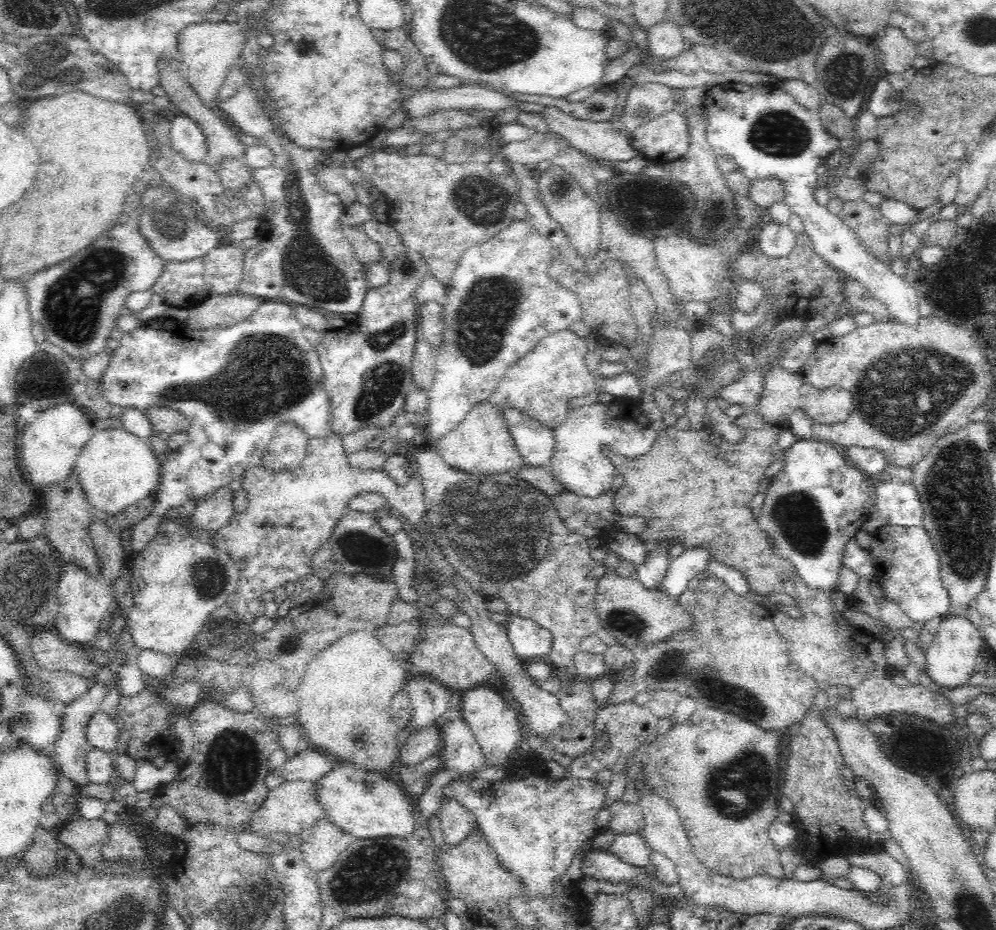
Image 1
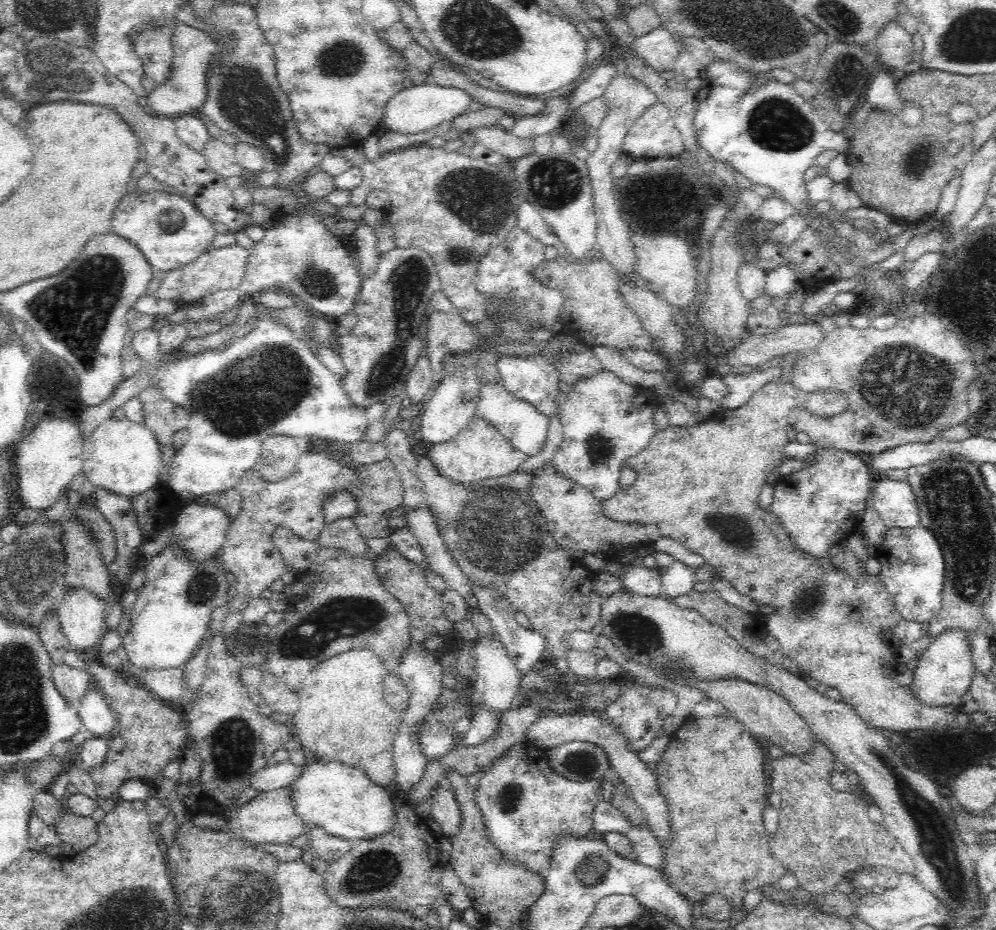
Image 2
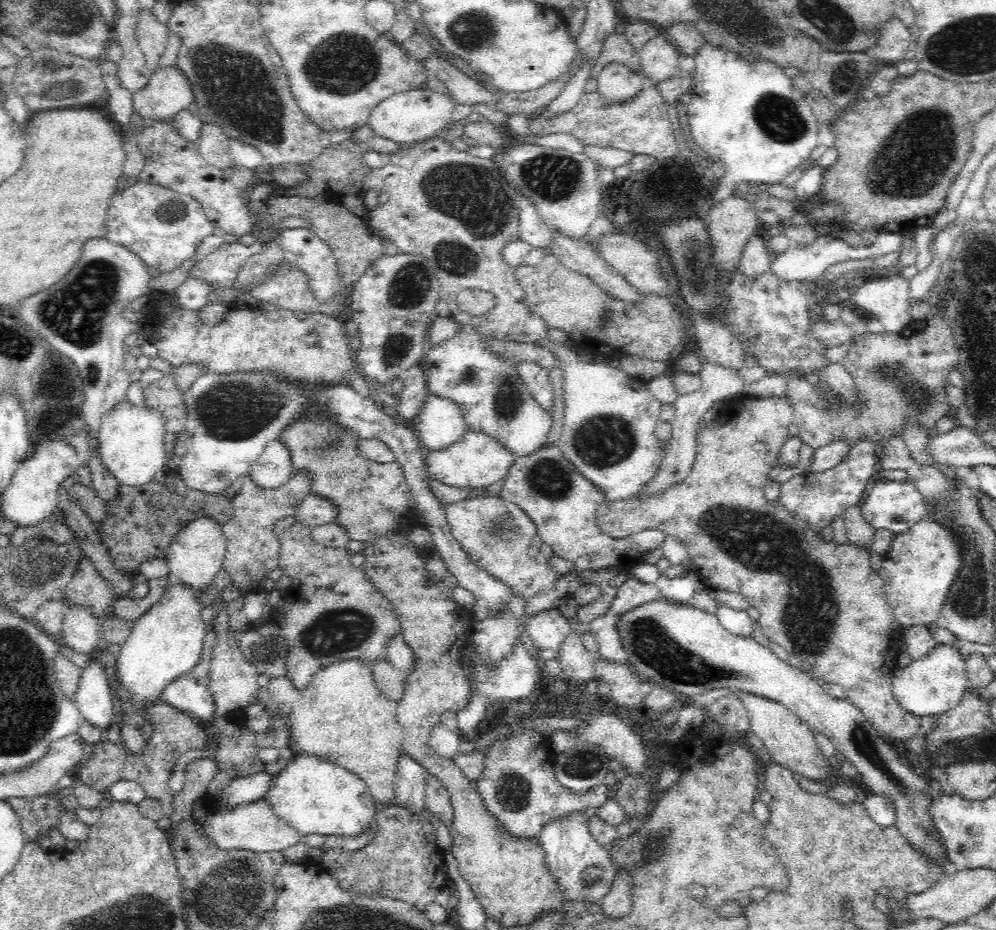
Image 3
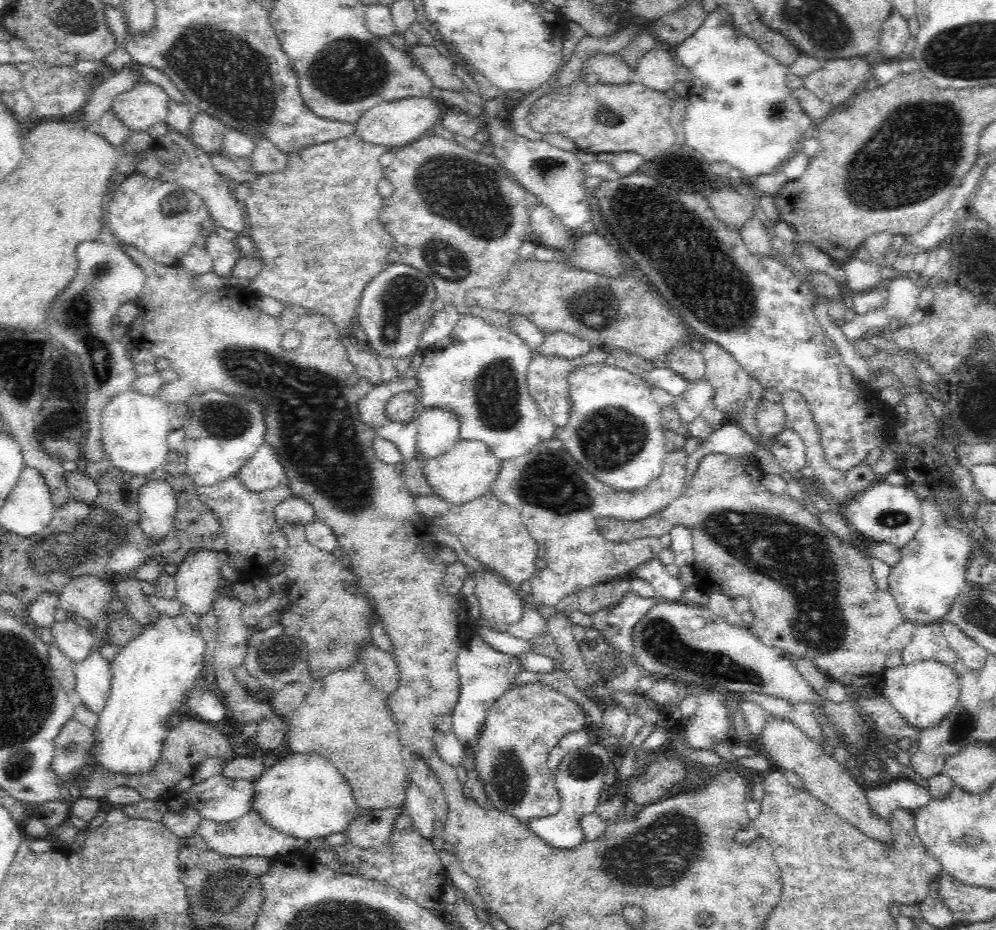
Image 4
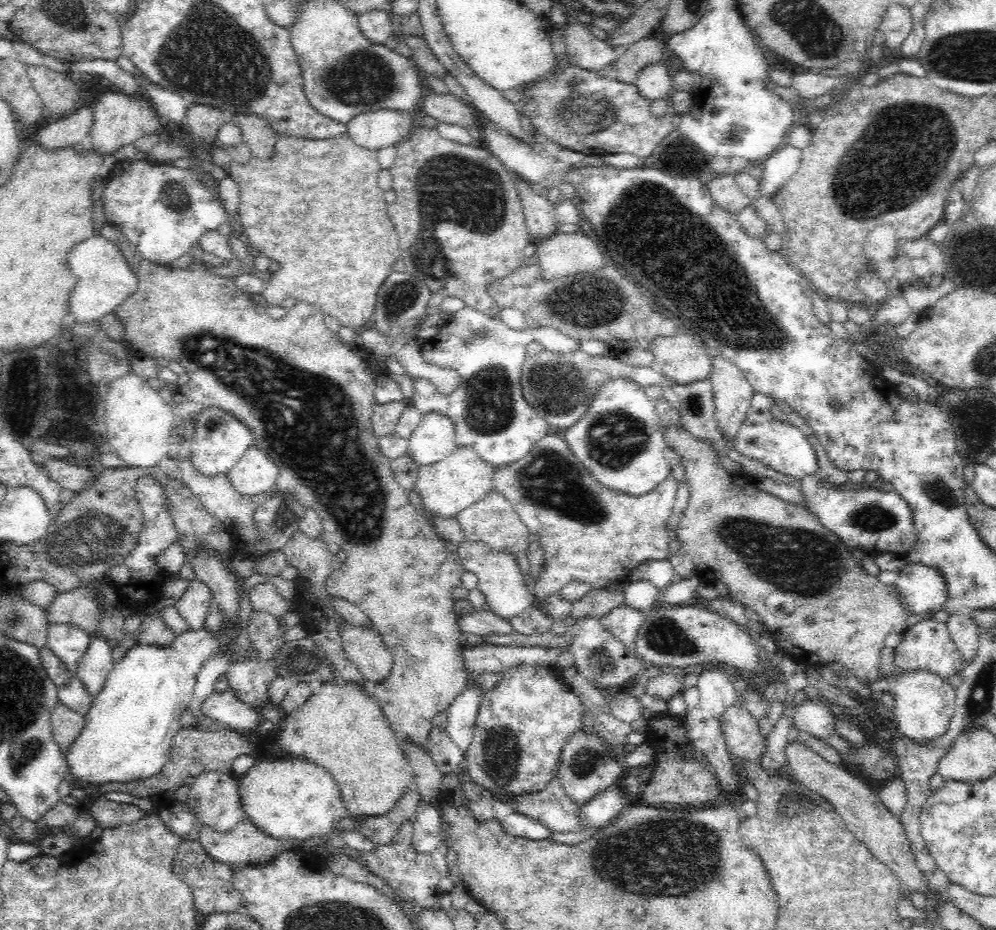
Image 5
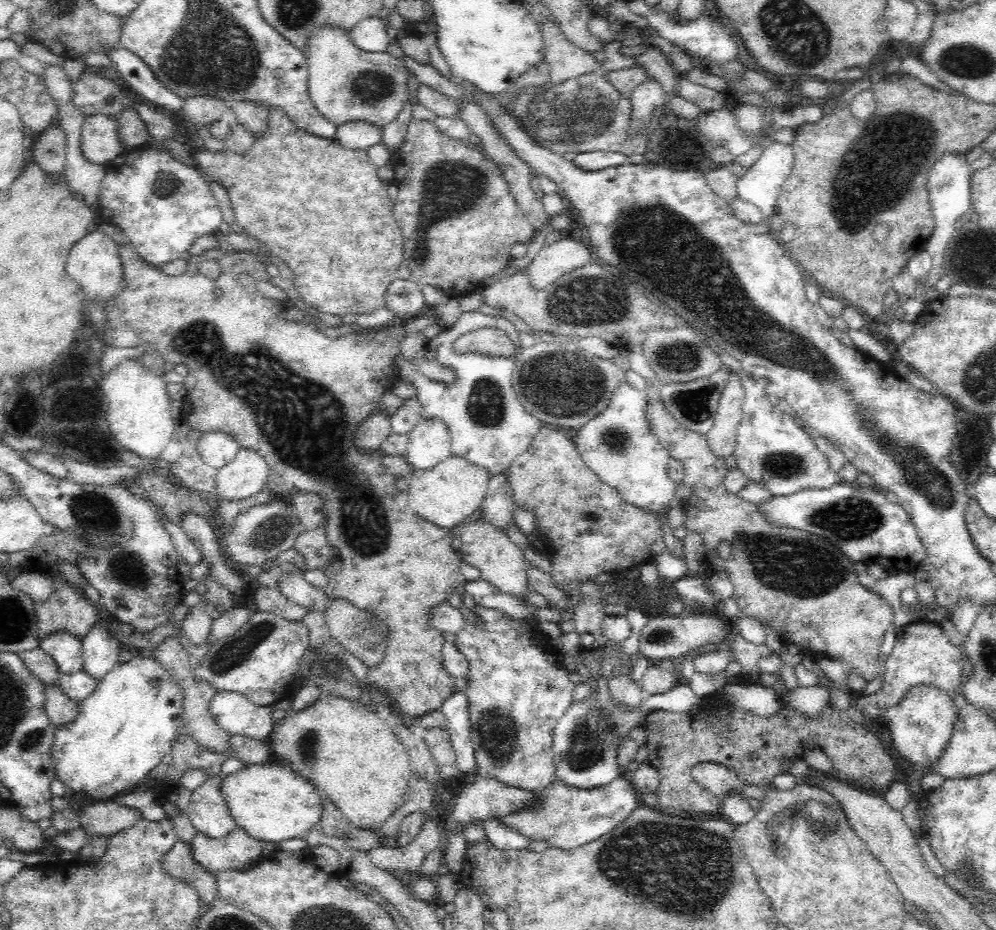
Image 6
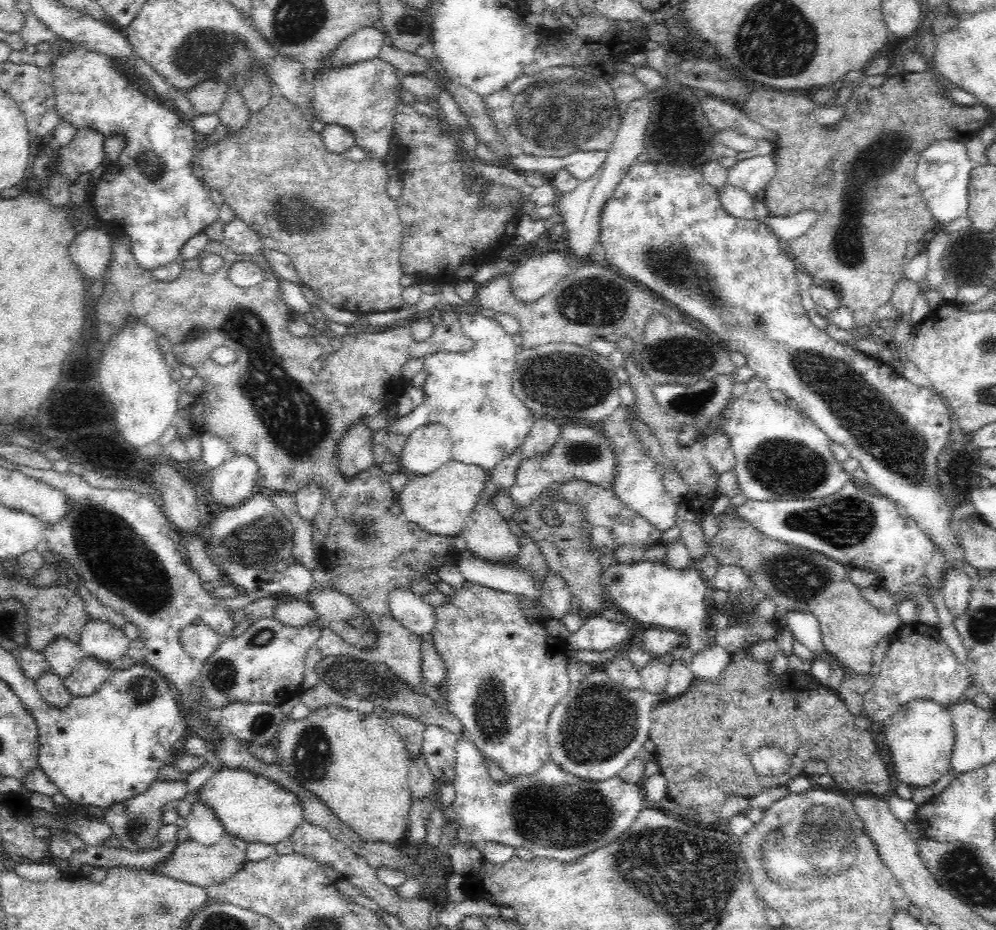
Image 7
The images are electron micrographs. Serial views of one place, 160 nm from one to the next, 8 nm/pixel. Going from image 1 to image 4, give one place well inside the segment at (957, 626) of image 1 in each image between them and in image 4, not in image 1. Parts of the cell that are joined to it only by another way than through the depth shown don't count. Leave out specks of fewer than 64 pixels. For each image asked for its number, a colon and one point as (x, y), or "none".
2: (944, 672)
3: (933, 684)
4: (924, 692)

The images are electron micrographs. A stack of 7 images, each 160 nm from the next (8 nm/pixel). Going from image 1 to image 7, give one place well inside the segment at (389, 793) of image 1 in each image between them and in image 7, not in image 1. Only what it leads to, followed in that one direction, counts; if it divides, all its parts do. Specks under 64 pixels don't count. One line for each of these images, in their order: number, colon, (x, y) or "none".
2: (340, 798)
3: (314, 796)
4: (304, 796)
5: (293, 798)
6: (271, 802)
7: (251, 807)

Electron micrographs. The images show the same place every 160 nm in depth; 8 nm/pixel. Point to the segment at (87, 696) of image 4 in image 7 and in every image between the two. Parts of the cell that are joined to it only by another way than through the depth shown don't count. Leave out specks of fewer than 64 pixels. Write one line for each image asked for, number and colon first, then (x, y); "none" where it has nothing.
5: (96, 664)
6: (101, 648)
7: (100, 640)

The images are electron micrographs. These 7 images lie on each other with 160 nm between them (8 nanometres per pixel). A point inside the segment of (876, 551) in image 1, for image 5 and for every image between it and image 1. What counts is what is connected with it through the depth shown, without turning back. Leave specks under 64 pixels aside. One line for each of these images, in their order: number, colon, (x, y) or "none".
2: (912, 567)
3: (918, 568)
4: (932, 568)
5: (922, 589)

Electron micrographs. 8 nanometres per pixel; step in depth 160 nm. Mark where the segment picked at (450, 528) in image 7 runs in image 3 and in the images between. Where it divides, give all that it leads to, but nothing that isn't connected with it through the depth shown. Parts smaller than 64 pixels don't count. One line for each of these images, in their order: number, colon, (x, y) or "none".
3: (476, 459)
4: (467, 471)
5: (446, 487)
6: (445, 495)

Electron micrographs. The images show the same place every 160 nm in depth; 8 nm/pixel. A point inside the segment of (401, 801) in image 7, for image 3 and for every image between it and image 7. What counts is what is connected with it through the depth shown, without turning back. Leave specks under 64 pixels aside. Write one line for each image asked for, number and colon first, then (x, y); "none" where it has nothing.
3: (342, 716)
4: (342, 717)
5: (342, 727)
6: (352, 756)

